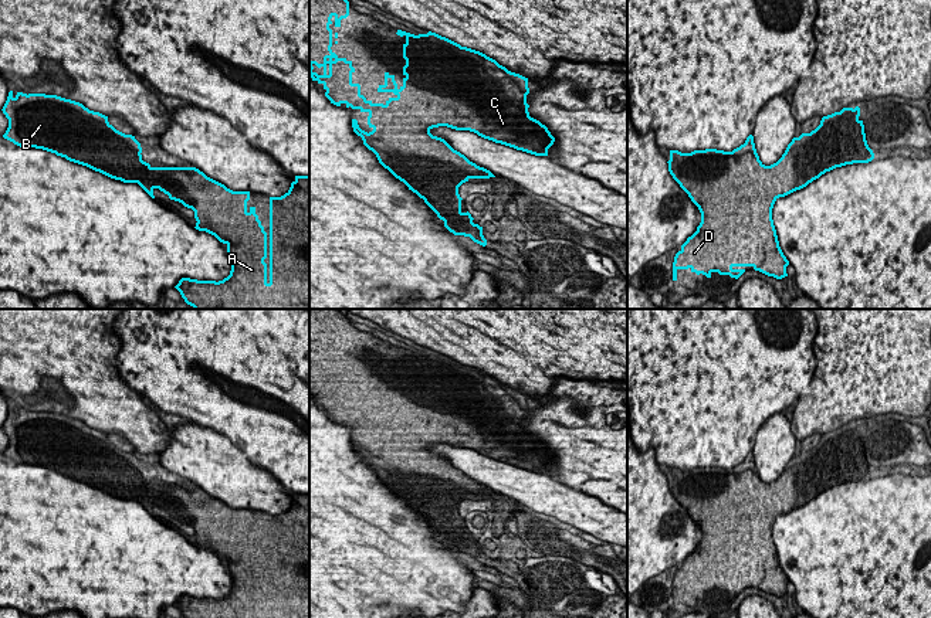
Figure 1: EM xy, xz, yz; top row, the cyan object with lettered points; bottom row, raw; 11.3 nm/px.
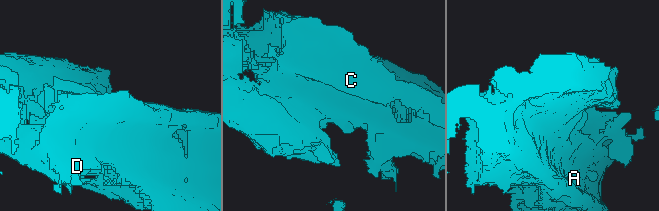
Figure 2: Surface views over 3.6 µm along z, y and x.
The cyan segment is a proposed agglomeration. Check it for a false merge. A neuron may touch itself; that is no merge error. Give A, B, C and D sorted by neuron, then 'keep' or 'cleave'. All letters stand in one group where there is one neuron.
A C D / B | cleave

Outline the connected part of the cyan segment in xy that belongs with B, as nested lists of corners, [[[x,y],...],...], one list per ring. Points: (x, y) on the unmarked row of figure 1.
[[[10,408],[1,428],[9,437],[9,445],[3,455],[20,465],[43,466],[111,496],[122,498],[122,492],[116,486],[108,488],[102,483],[102,475],[114,471],[114,466],[118,465],[126,476],[138,476],[139,483],[145,486],[142,465],[135,454],[116,448],[108,439],[108,434],[89,428],[79,420],[45,411],[17,410],[14,414]]]

